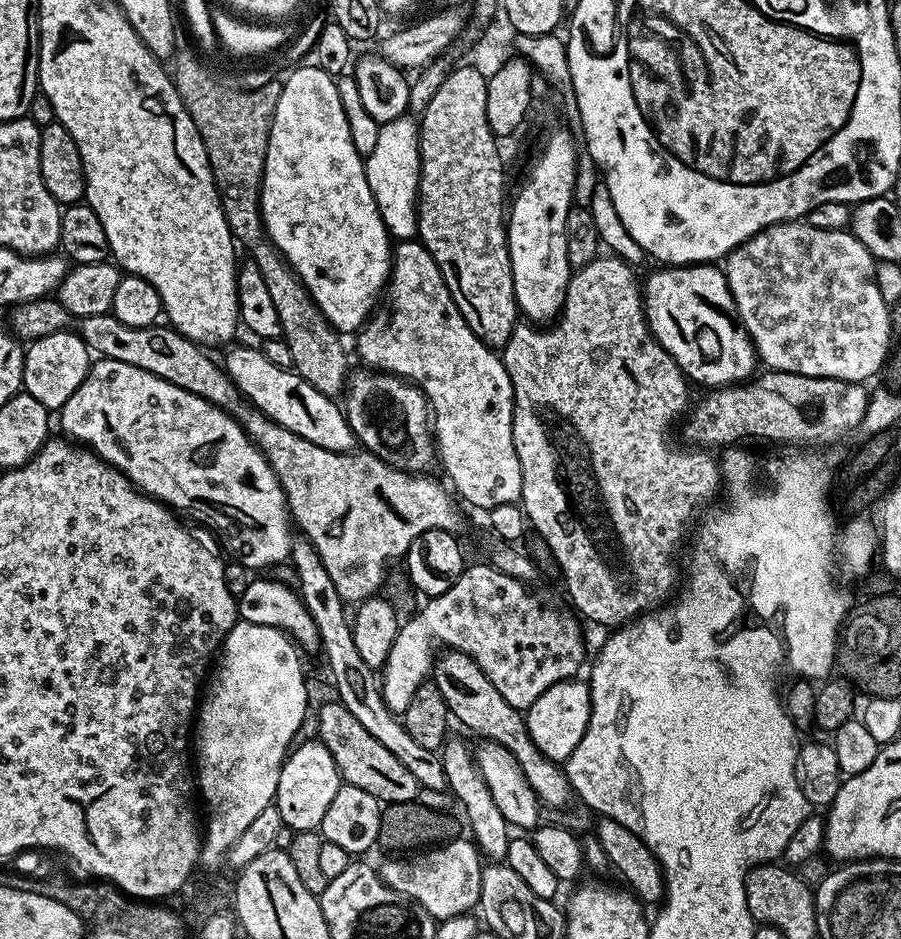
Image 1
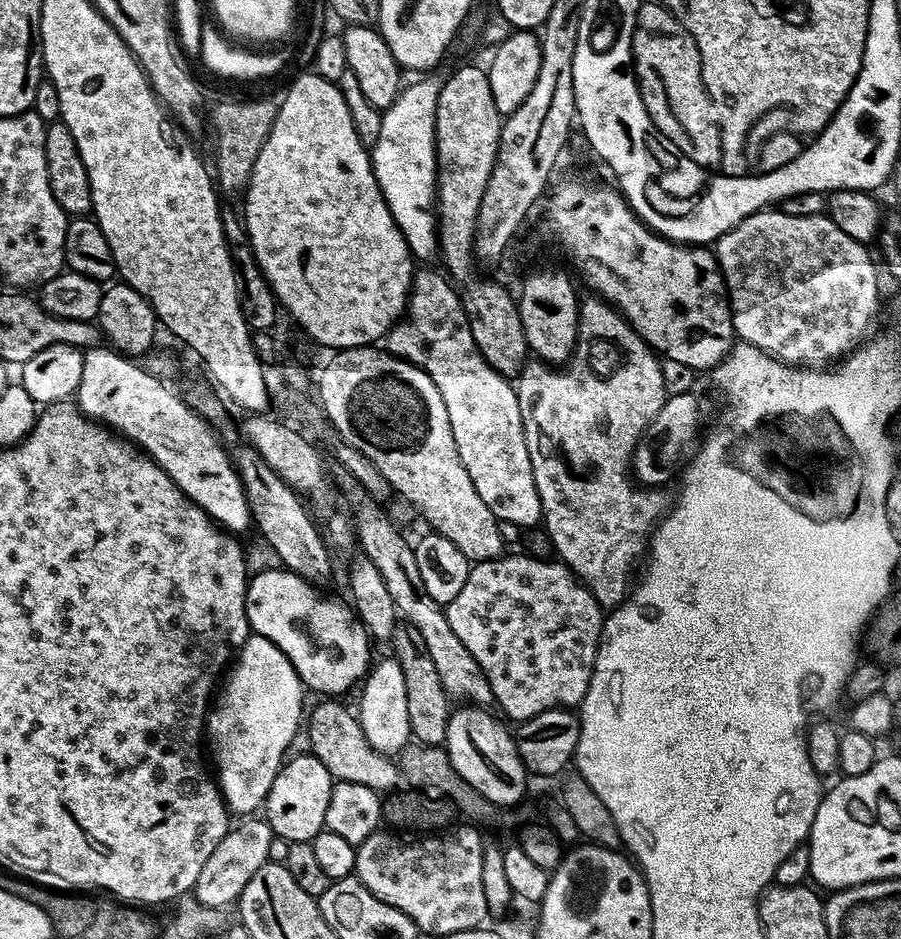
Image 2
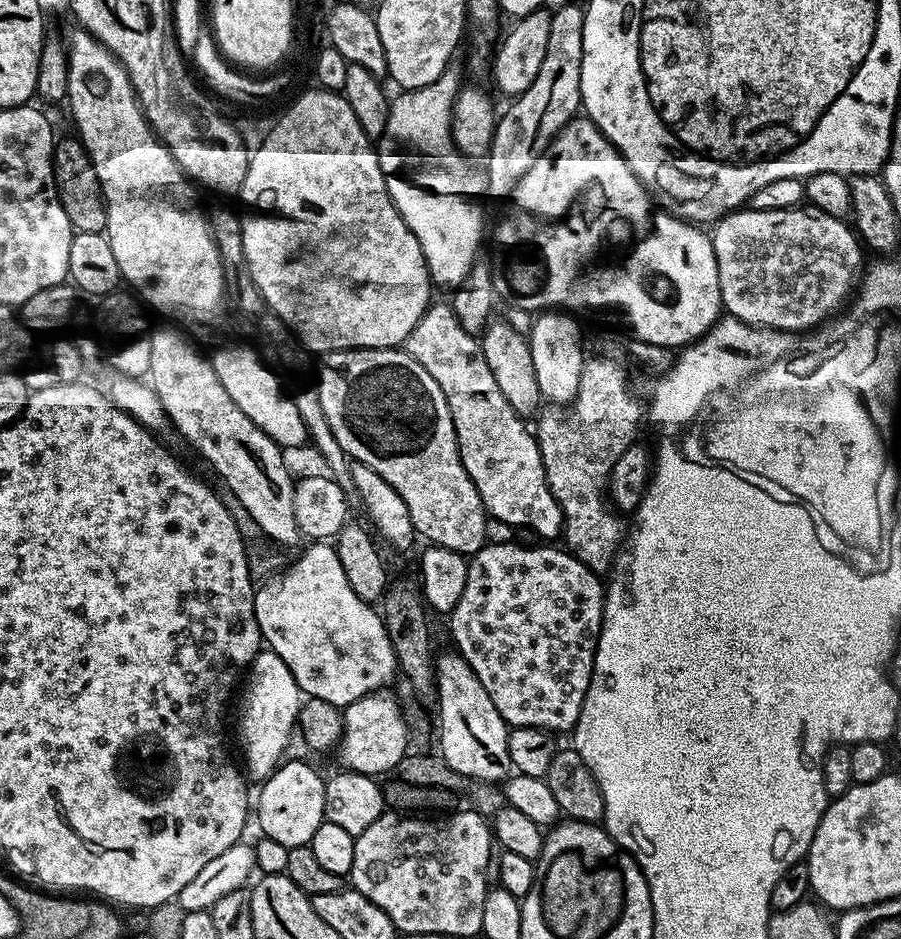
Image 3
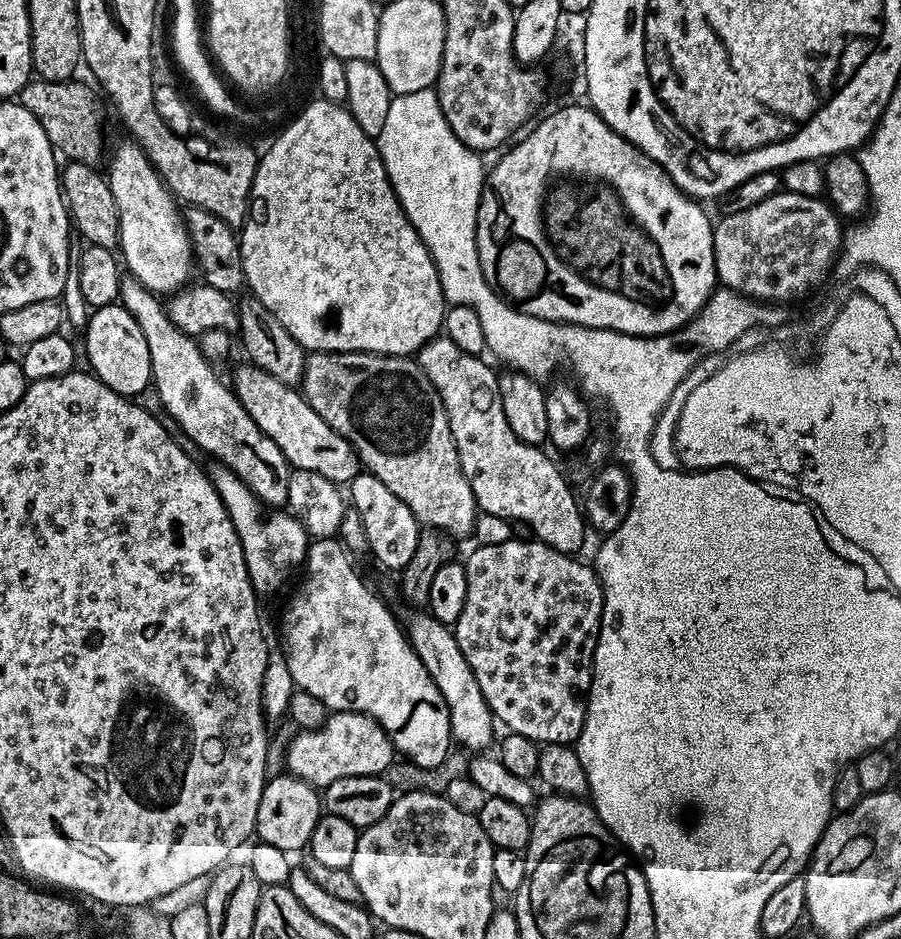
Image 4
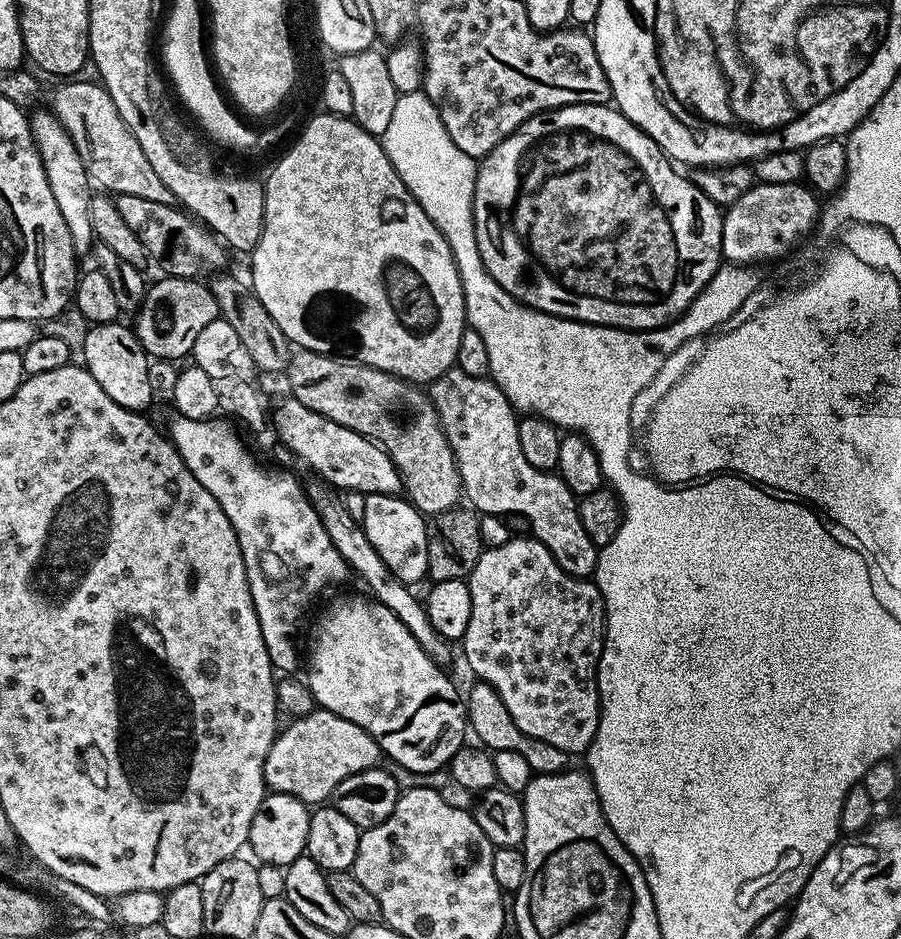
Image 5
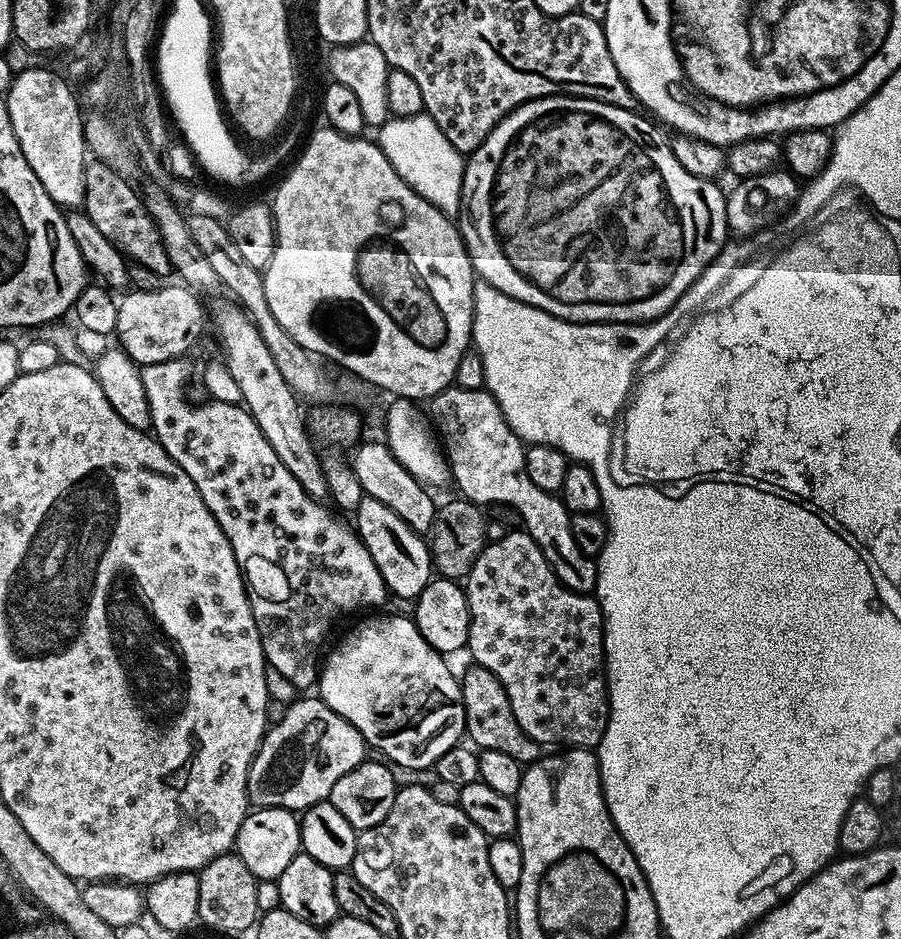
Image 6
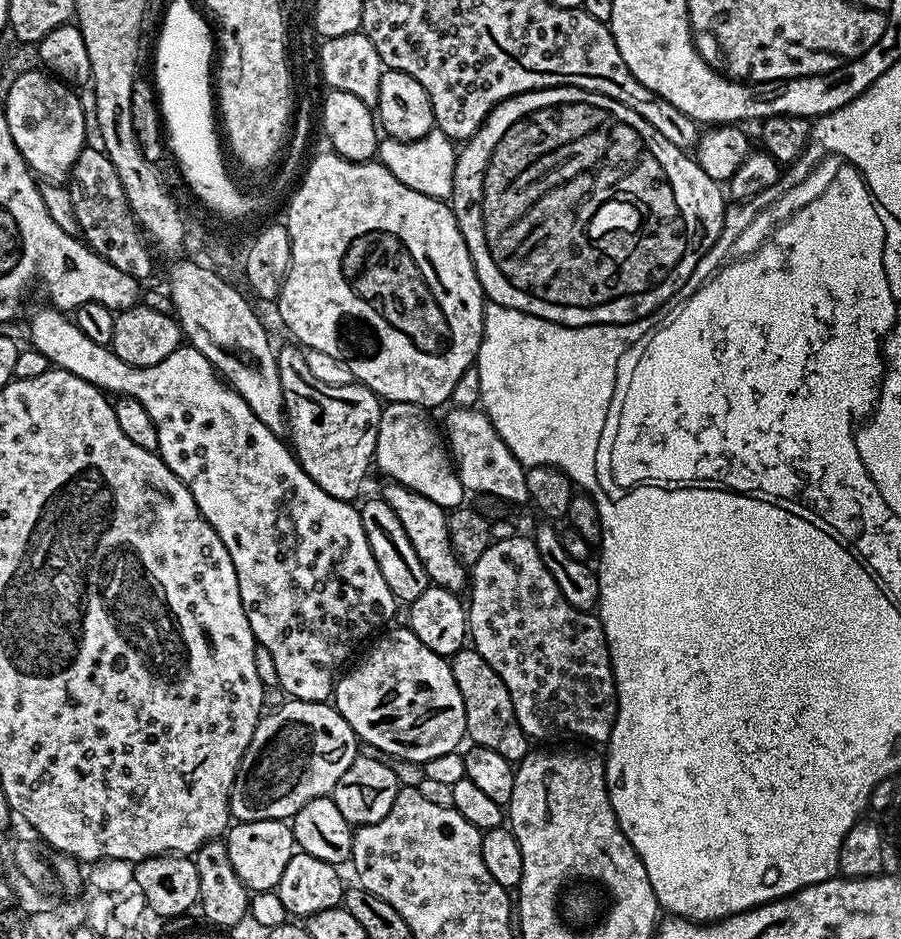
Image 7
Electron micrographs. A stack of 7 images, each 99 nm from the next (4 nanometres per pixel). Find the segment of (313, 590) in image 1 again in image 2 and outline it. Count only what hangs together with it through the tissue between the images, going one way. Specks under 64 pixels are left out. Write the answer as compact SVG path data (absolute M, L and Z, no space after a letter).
M250 446L243 447L234 452L234 463L240 481L244 483L244 493L255 527L260 527L265 542L276 551L280 559L277 561L288 571L313 582L326 579L332 572L332 560L328 557L330 548L321 529L319 532L315 522L308 517L309 509L305 501L296 495L295 490L277 472L270 470L258 450Z

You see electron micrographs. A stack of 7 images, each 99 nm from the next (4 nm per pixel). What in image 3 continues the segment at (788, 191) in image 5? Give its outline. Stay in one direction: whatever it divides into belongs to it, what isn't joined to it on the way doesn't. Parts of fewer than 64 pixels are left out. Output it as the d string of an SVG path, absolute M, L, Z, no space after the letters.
M801 206L782 210L737 210L720 217L713 228L716 229L711 229L710 235L718 262L723 311L756 328L774 328L777 332L797 334L813 331L820 327L822 318L841 311L861 279L865 263L861 241L845 221L826 214L820 208Z

